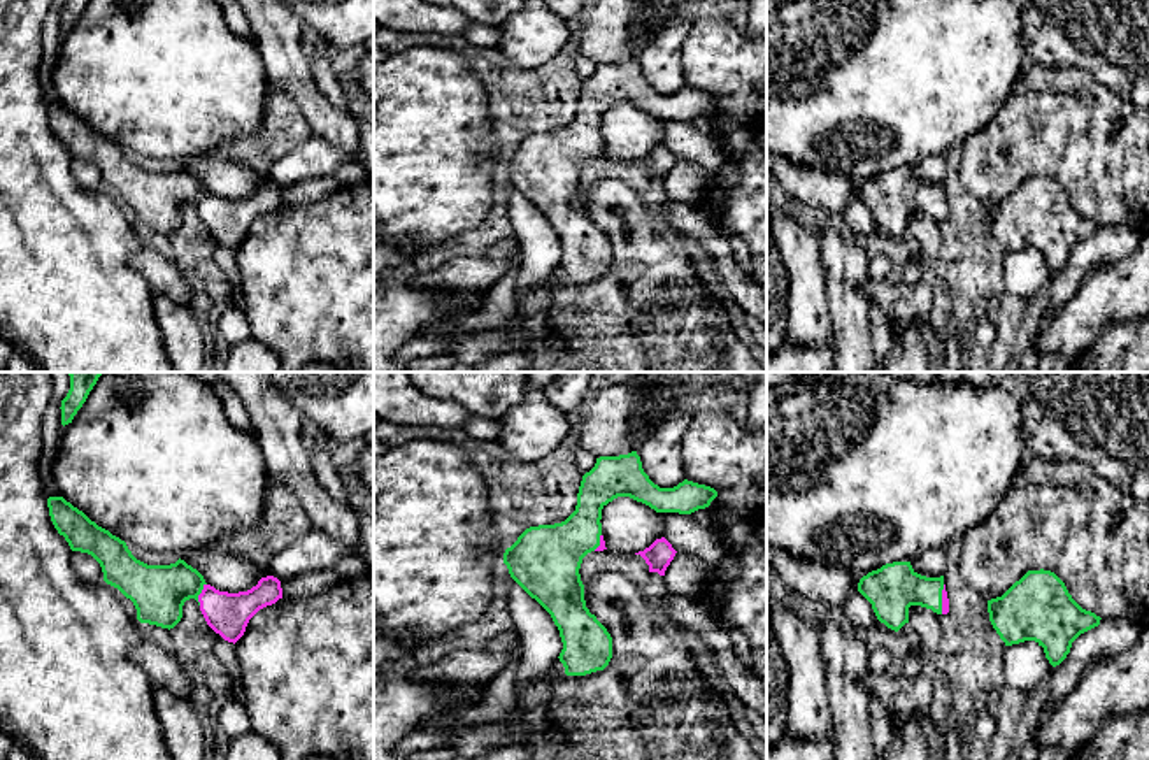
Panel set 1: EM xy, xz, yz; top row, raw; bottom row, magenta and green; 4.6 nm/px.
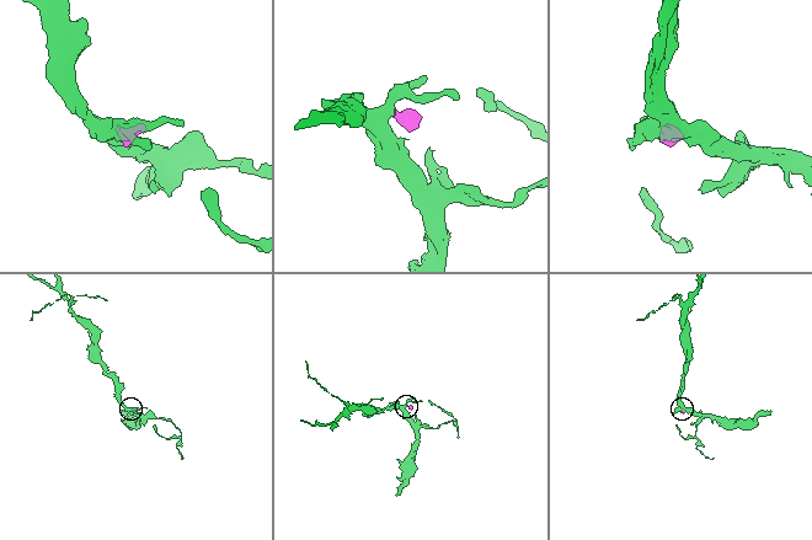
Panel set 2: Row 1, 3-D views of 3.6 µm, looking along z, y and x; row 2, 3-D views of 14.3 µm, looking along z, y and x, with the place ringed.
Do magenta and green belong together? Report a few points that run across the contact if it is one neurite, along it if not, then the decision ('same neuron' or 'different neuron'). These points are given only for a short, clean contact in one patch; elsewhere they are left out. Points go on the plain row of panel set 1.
xy (228, 222), (200, 200), (158, 199) | same neuron

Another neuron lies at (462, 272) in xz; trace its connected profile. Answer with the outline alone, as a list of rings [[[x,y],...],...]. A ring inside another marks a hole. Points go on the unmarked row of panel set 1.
[[[454,256],[426,272],[416,269],[403,272],[400,279],[416,290],[453,288],[474,291],[493,286],[512,265],[512,256],[493,260],[482,256]]]

